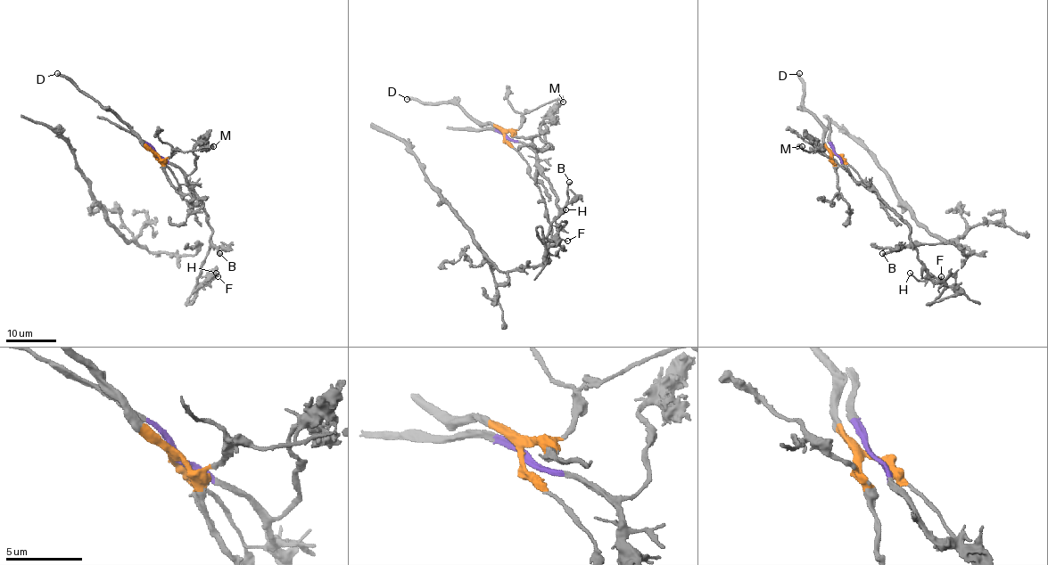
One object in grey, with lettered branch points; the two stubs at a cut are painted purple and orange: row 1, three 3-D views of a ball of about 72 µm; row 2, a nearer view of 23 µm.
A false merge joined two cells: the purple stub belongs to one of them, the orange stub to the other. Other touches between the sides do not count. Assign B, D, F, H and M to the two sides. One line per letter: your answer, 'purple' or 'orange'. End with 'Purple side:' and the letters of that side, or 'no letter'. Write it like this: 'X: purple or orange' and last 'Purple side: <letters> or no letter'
B: purple
D: orange
F: purple
H: purple
M: orange
Purple side: B, F, H

